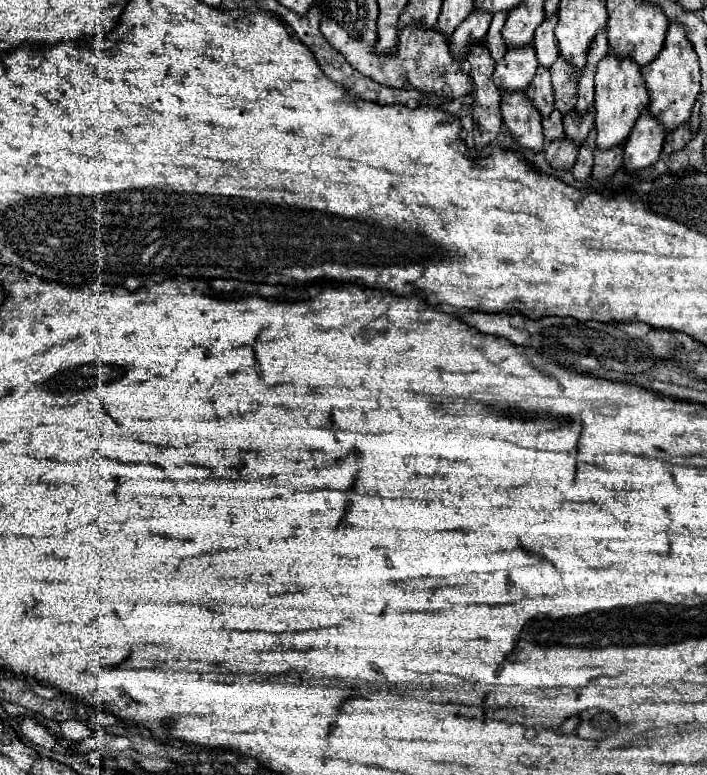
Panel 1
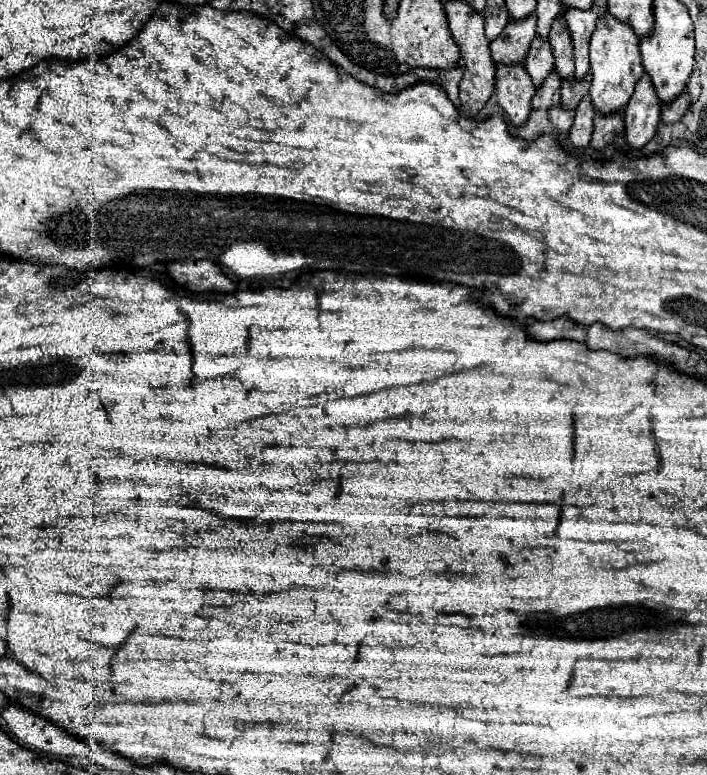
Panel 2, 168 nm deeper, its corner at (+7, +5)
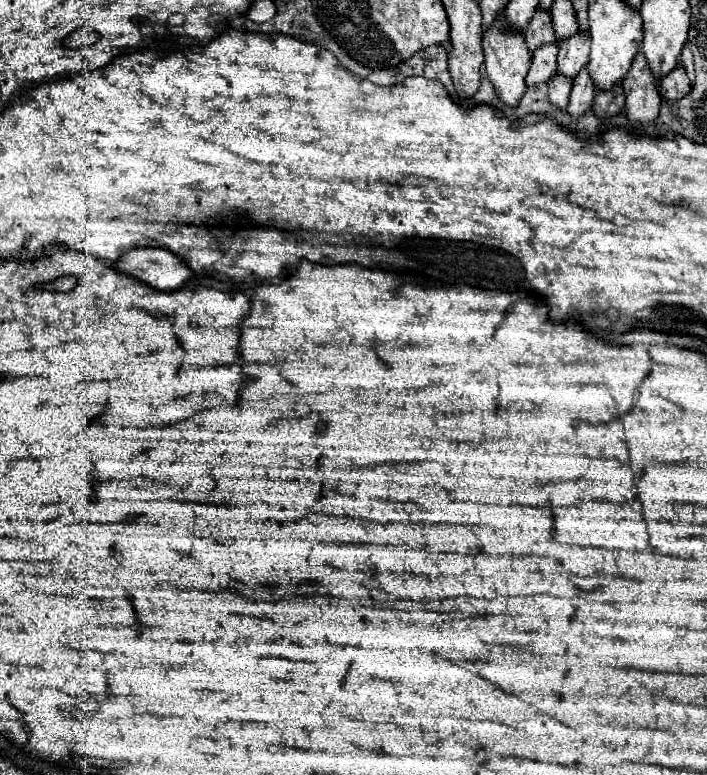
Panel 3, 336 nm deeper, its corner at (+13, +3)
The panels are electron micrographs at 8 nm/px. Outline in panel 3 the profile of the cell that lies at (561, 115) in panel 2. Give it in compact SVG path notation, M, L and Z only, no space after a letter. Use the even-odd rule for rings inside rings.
M555 73L549 83L549 101L553 105L557 105L559 109L565 109L567 103L569 103L569 93L571 93L571 79L561 75L561 73Z

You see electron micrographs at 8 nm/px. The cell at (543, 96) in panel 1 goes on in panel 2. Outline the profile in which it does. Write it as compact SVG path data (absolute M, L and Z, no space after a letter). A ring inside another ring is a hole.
M533 39L531 51L527 53L527 63L525 69L529 77L533 79L535 87L541 87L547 75L553 71L553 55L551 55L551 45L543 39Z

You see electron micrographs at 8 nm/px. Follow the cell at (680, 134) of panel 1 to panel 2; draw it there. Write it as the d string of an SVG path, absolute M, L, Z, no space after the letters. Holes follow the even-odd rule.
M687 91L683 95L679 95L681 99L675 99L675 103L667 103L667 107L661 107L661 121L665 125L671 125L671 123L677 123L681 121L681 117L687 113L689 109L689 95Z

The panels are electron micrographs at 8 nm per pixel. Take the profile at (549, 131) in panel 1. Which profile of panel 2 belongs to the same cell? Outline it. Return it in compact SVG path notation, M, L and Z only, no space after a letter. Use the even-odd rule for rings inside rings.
M553 71L543 87L537 89L535 97L533 97L533 109L543 109L543 111L549 111L551 107L559 105L559 91L561 91L561 79L559 75Z

